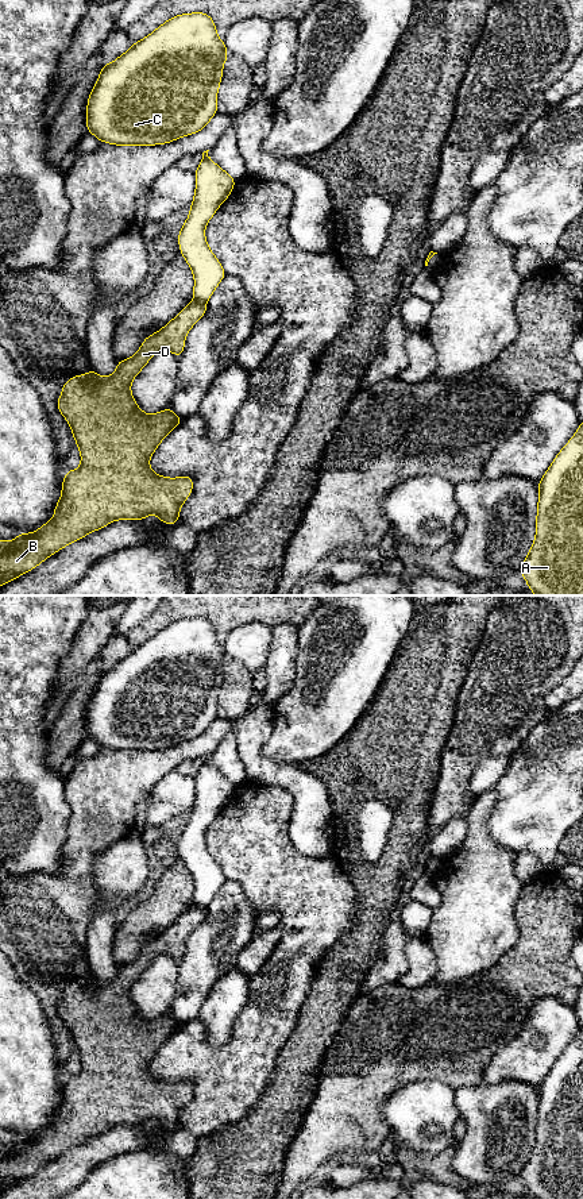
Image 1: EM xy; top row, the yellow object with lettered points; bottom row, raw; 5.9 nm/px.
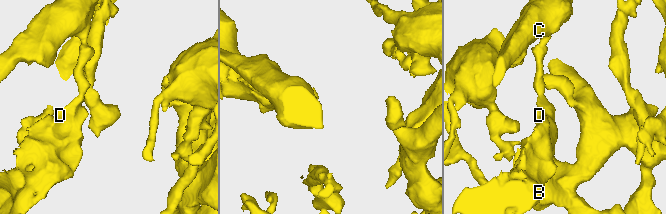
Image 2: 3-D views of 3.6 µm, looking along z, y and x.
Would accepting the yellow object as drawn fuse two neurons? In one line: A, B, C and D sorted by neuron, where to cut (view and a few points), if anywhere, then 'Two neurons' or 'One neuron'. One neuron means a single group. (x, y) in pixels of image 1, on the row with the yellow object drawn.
Groups: A C / B D. Split along xy (195, 299), (205, 303). Two neurons

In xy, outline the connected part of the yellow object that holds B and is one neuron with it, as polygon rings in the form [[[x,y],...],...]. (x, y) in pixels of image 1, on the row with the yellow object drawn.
[[[192,300],[163,328],[147,336],[134,356],[117,361],[112,375],[100,377],[92,369],[65,382],[57,406],[70,425],[81,454],[81,464],[77,470],[66,471],[61,500],[49,523],[35,532],[19,533],[12,541],[0,540],[0,586],[34,570],[63,547],[112,521],[140,521],[150,514],[158,516],[167,525],[179,521],[179,508],[192,494],[193,478],[158,475],[148,462],[159,443],[184,420],[170,408],[155,415],[144,413],[132,397],[131,383],[154,354],[166,350],[181,358],[188,332],[205,312],[206,302]]]

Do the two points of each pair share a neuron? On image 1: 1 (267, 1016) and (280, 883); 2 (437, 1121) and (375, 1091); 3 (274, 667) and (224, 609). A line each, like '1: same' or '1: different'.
1: same
2: different
3: different

